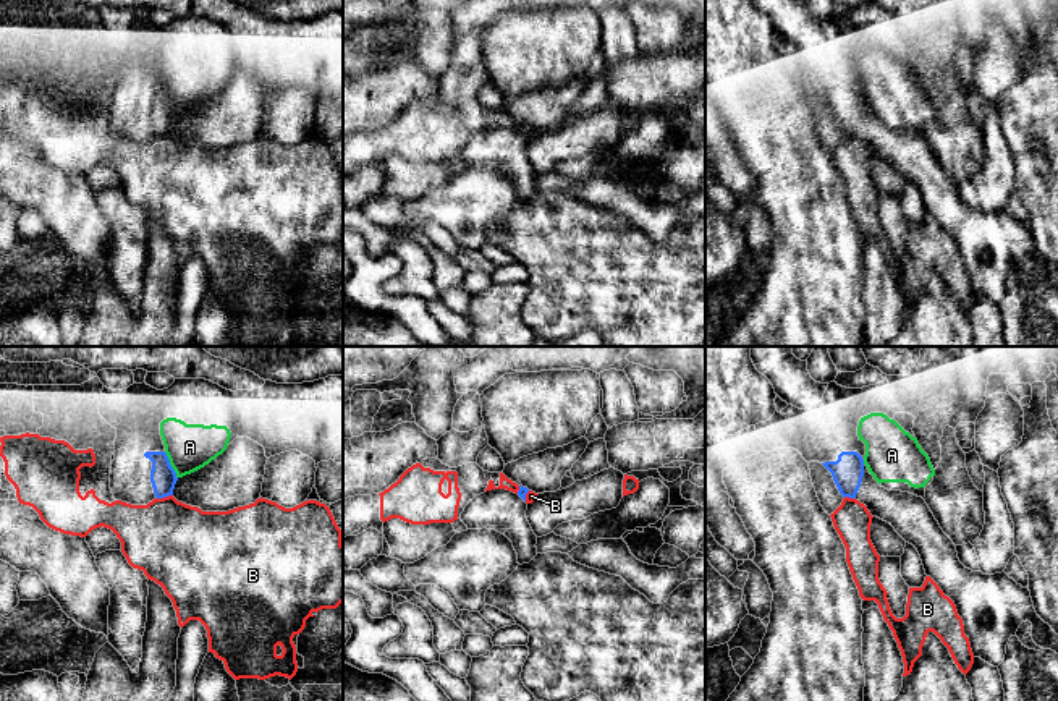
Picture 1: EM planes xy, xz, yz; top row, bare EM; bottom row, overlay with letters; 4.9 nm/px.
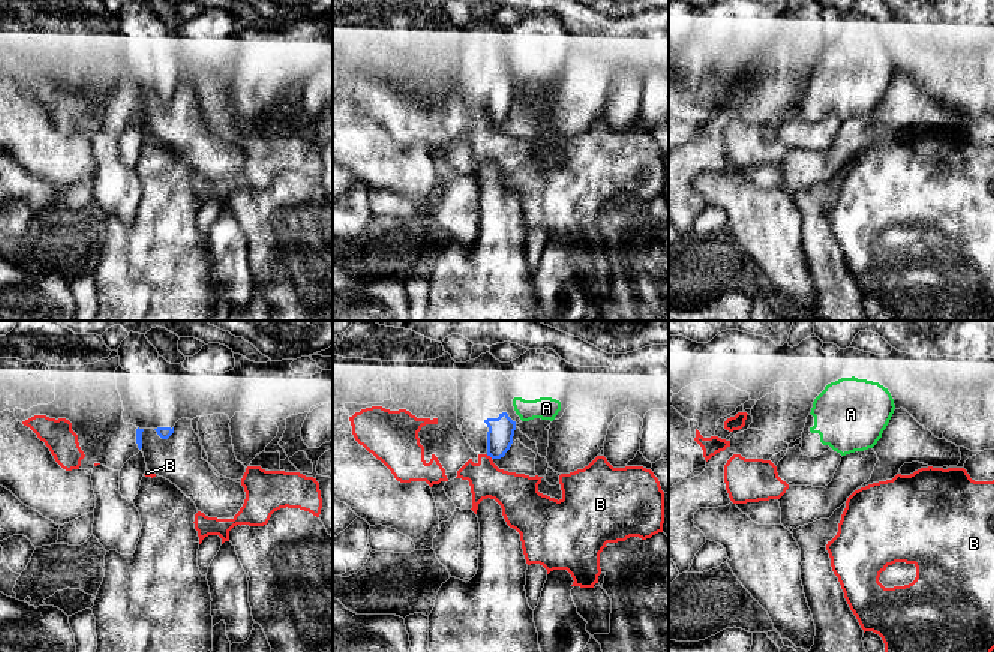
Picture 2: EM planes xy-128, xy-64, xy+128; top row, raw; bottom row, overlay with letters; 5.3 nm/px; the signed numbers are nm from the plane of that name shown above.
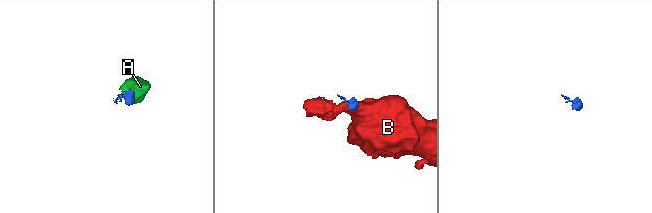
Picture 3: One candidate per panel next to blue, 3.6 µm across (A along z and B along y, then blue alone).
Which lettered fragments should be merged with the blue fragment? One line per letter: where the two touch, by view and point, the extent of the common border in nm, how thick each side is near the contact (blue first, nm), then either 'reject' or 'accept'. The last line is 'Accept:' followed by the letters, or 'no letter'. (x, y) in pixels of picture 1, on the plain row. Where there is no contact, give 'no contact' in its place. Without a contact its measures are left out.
A: contact xy (170, 102); length 150 nm; calibres 130 and 240 nm; reject
B: contact xy (164, 133); length 80 nm; calibres 130 and 420 nm; reject
Accept: no letter

